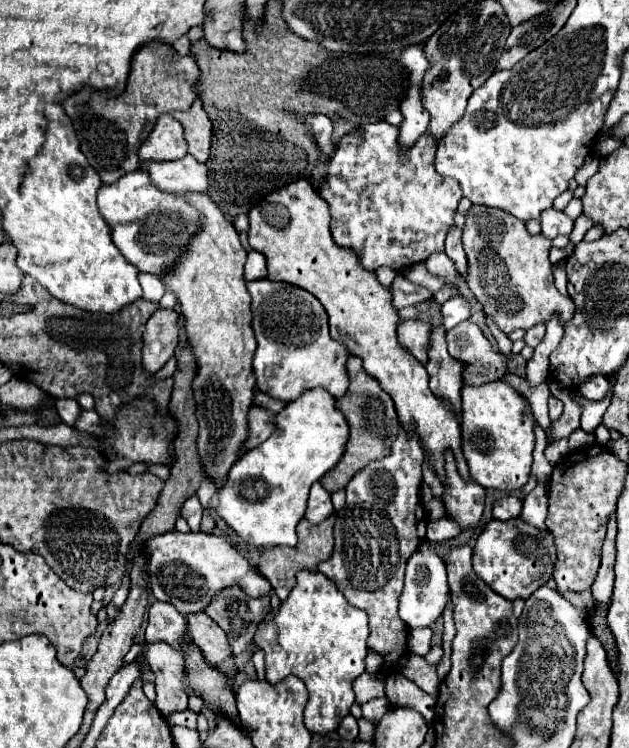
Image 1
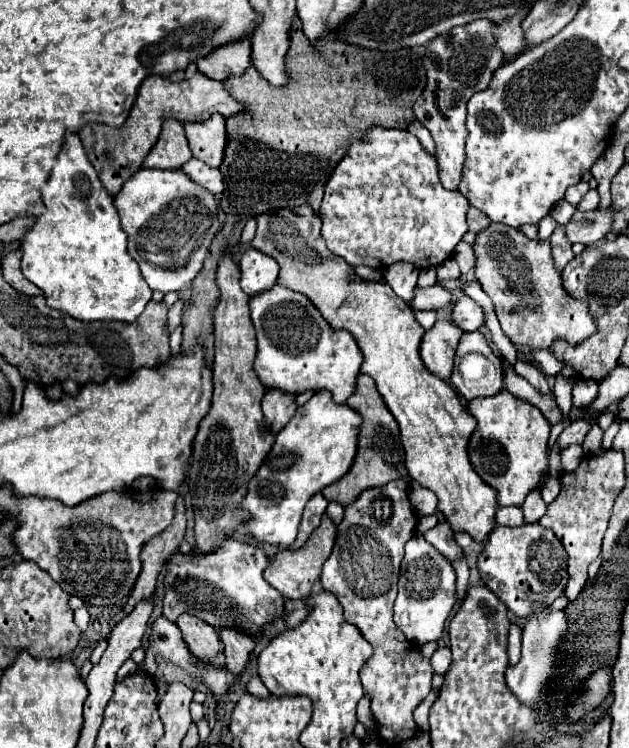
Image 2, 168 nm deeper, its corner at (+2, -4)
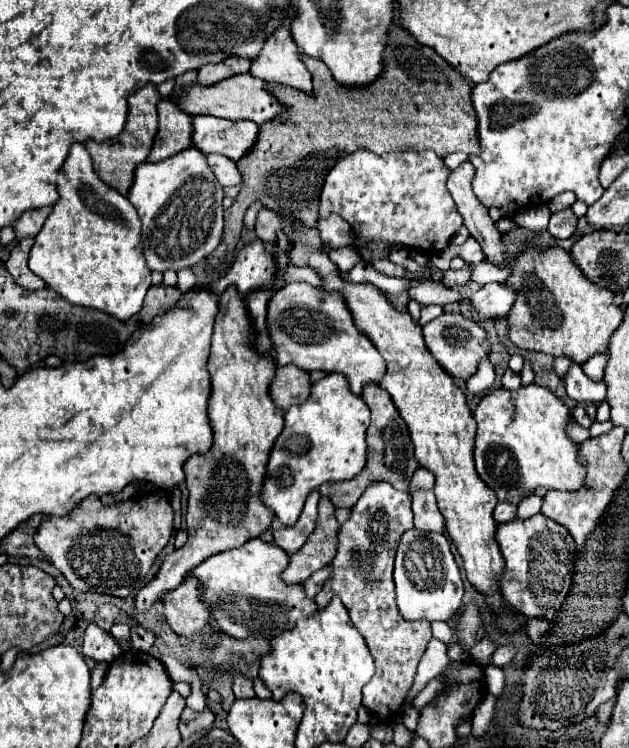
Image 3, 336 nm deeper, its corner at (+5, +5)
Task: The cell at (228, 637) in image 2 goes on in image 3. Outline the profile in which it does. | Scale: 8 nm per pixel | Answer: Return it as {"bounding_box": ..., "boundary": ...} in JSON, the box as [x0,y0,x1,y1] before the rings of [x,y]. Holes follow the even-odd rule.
{"bounding_box":[234,677,254,699],"boundary":[[[234,677],[234,695],[236,699],[250,699],[254,697],[254,689],[252,689],[252,681],[248,677]]]}

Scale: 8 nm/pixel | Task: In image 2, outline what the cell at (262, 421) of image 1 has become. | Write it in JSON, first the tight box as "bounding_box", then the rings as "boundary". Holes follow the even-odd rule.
{"bounding_box":[261,390,297,434],"boundary":[[[267,390],[261,402],[261,408],[263,408],[265,426],[269,428],[271,434],[277,434],[279,430],[283,430],[297,410],[295,396],[281,390]]]}

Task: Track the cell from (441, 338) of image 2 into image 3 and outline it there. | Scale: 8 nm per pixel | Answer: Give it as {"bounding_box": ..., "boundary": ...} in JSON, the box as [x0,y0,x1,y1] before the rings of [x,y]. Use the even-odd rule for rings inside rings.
{"bounding_box":[422,313,490,381],"boundary":[[[444,313],[434,321],[426,323],[422,329],[428,351],[452,377],[468,381],[474,369],[478,369],[478,361],[482,361],[482,357],[490,357],[490,341],[484,327],[470,317],[464,317],[462,313]]]}

